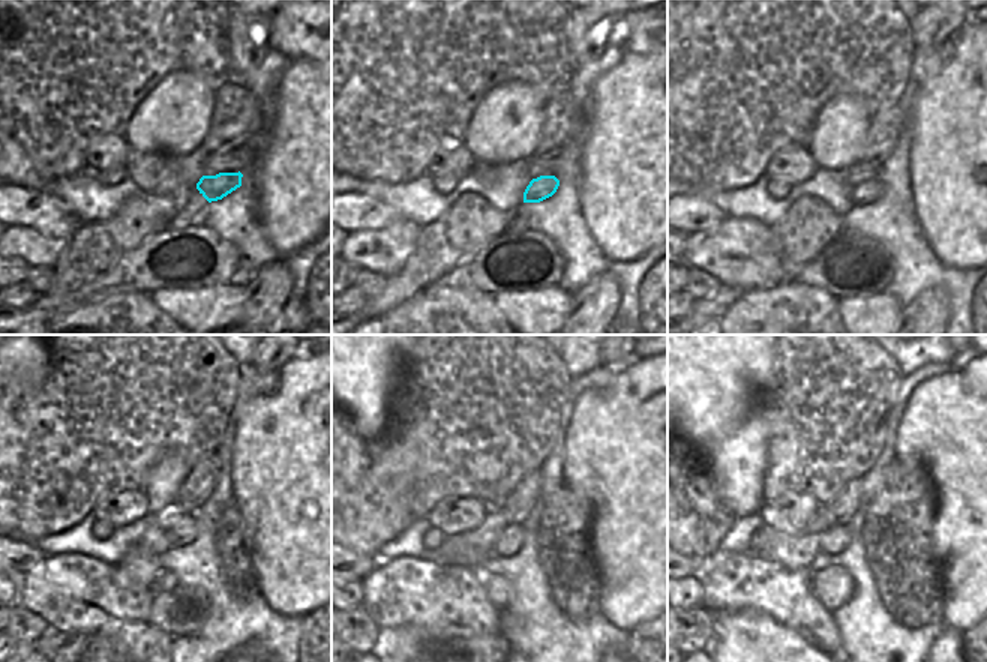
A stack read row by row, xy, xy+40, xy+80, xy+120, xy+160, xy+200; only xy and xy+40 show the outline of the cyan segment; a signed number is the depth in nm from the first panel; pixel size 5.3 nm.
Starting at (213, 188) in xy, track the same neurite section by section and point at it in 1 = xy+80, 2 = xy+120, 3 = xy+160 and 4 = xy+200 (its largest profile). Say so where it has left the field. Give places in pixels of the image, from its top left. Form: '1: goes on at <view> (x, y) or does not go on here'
1: goes on at xy+80 (864, 192)
2: goes on at xy+120 (180, 529)
3: goes on at xy+160 (512, 536)
4: goes on at xy+200 (834, 541)

